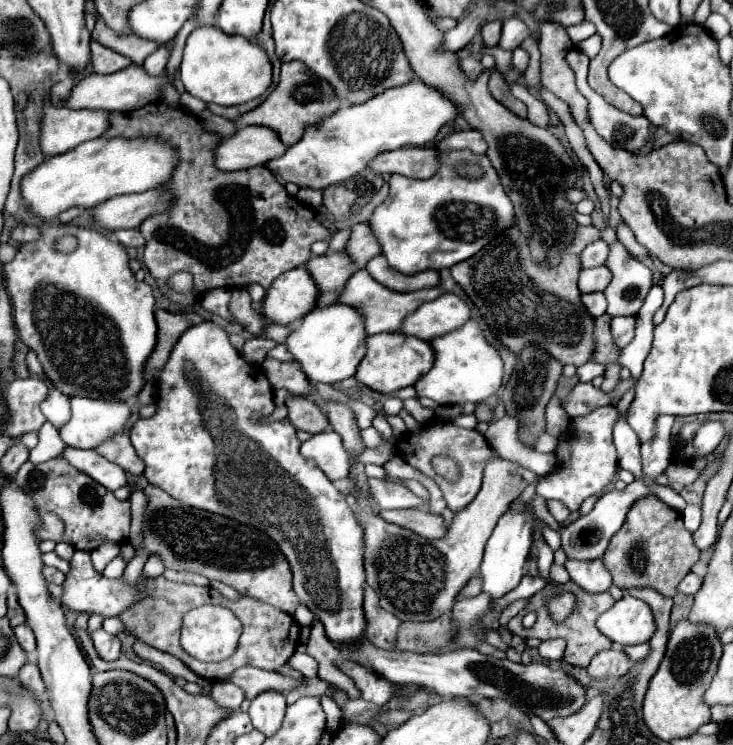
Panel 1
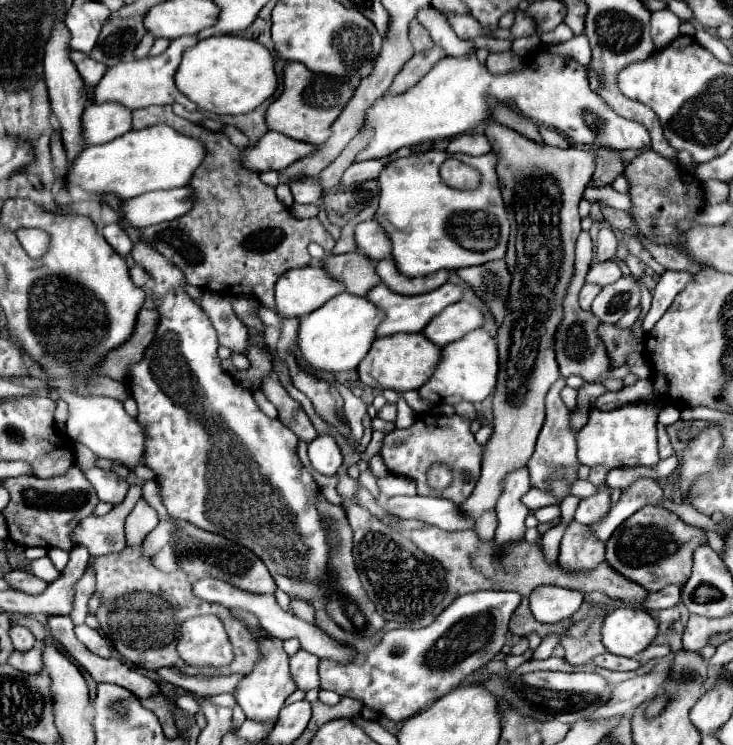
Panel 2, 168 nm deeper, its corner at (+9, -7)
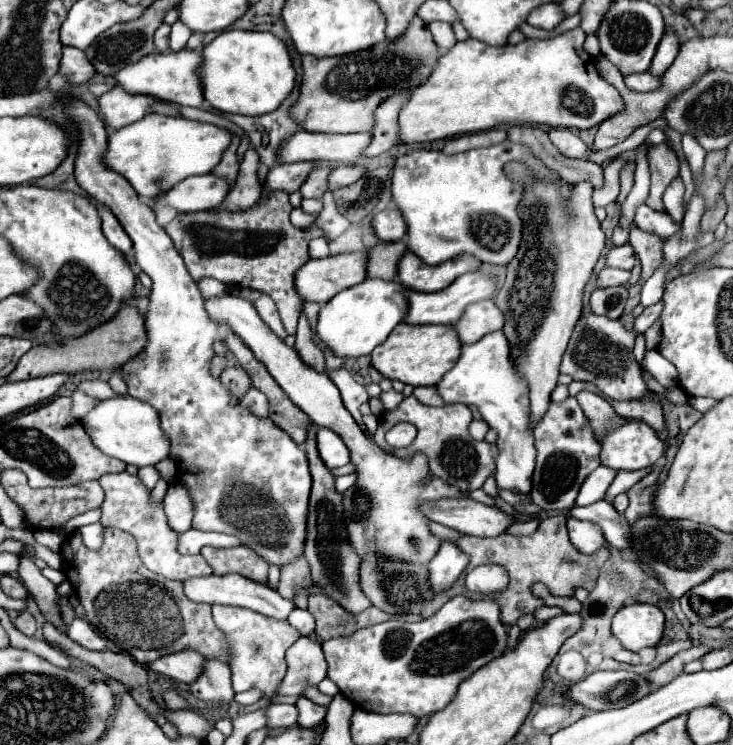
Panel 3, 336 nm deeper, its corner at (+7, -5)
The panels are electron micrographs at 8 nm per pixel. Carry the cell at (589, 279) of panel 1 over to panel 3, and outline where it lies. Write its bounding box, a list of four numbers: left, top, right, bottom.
[605,244,635,270]

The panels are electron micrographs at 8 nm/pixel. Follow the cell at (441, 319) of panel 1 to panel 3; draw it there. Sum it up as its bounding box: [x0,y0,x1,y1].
[453,300,505,344]

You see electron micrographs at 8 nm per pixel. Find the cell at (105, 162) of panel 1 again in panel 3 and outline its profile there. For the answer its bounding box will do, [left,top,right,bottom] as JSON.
[103,114,231,200]

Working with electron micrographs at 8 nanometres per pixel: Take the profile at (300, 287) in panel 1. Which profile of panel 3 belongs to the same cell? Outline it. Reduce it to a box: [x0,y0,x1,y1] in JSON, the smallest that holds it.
[295,252,367,304]

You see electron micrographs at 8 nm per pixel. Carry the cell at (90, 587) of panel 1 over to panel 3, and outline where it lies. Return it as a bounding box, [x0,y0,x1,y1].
[79,522,103,550]

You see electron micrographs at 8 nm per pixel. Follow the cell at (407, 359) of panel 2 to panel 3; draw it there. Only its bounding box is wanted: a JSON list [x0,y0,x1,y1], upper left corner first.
[371,324,461,386]

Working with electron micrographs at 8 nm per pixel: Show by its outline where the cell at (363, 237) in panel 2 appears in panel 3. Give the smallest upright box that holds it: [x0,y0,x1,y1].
[373,208,405,242]

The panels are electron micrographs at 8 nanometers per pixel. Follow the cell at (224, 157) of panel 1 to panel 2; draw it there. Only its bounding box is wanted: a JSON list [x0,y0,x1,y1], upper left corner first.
[243,132,319,172]

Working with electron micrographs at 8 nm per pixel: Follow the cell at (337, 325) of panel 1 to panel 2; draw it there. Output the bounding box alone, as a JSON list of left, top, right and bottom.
[299,294,385,372]

